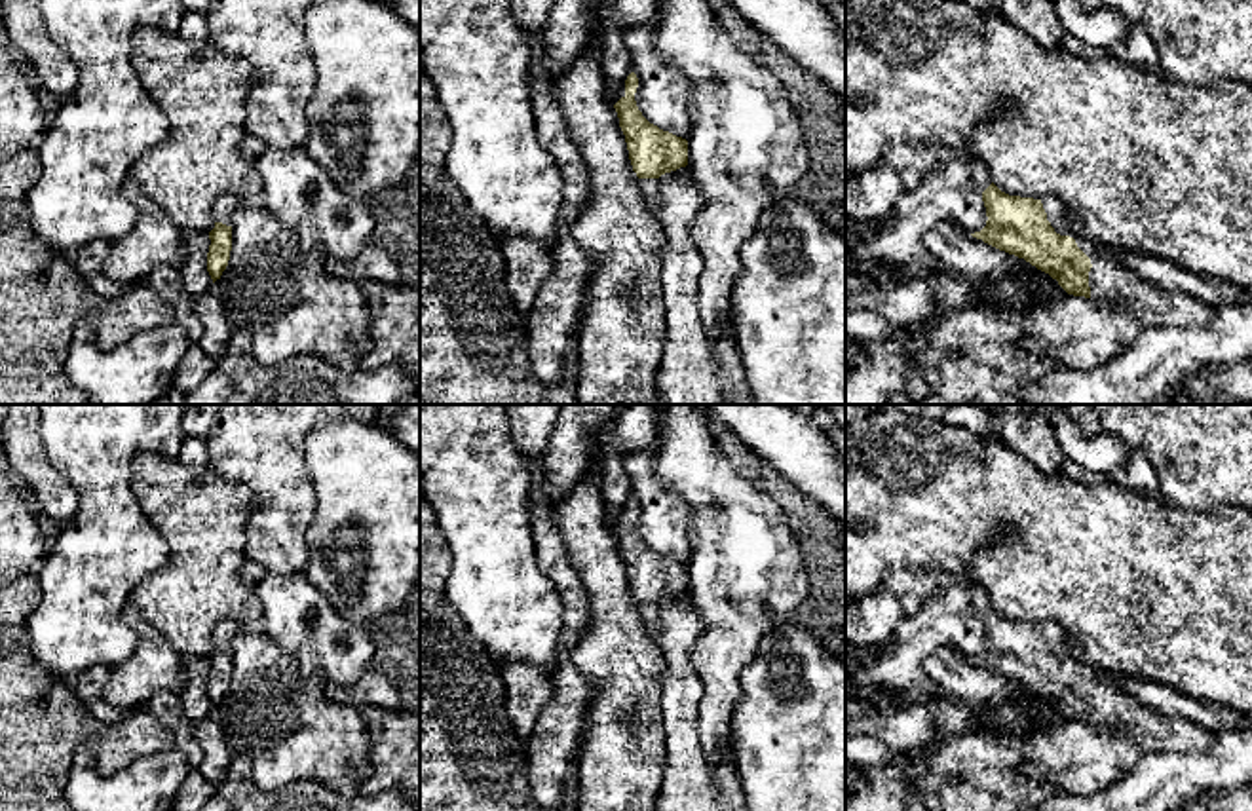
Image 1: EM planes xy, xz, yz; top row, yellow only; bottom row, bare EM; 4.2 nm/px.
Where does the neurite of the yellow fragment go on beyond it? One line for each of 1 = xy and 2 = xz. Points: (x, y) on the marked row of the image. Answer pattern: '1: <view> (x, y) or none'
1: xy (225, 206)
2: xz (648, 187)

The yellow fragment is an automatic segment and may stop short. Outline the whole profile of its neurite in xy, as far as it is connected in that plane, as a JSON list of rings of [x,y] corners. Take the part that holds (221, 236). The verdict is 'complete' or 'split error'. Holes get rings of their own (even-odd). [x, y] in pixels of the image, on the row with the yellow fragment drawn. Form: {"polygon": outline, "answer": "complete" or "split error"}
{"polygon": [[[220,196],[215,203],[215,228],[209,232],[209,253],[207,253],[207,272],[213,279],[220,279],[222,272],[228,266],[232,251],[232,217],[237,205],[241,203],[236,196]]], "answer": "split error"}

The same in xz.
{"polygon": [[[631,72],[625,95],[614,104],[633,171],[652,211],[661,207],[659,177],[688,165],[688,141],[650,123],[636,106],[638,78]]], "answer": "split error"}

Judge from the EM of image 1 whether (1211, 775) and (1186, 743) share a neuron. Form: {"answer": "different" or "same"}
{"answer": "different"}

